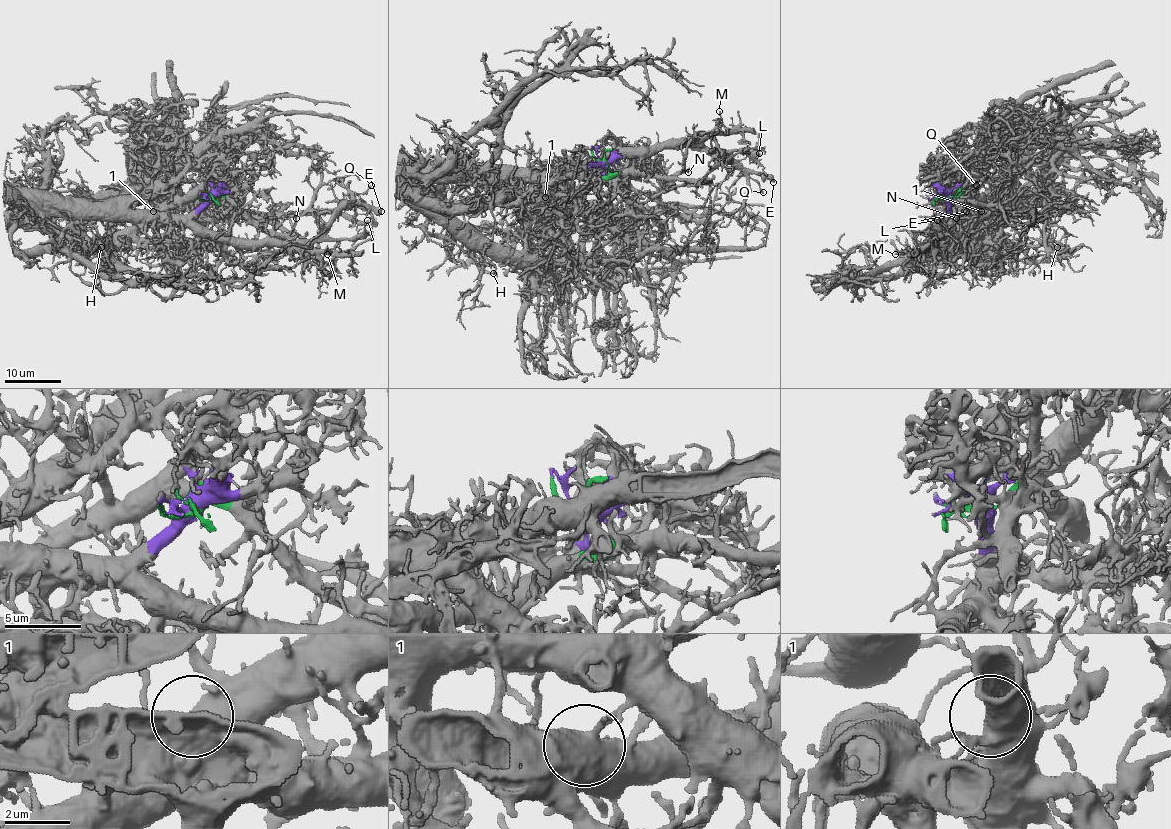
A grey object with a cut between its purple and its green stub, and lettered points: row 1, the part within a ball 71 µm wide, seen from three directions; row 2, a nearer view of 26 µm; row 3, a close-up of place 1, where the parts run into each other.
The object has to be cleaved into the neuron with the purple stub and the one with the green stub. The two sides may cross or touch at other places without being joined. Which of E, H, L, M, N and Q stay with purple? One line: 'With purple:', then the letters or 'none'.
With purple: E, L, M, Q

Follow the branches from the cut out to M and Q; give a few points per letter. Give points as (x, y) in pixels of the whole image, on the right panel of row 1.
M: (945, 197), (948, 223), (927, 246), (894, 254)
Q: (945, 197), (948, 223), (931, 241), (938, 219), (961, 193), (977, 185)

